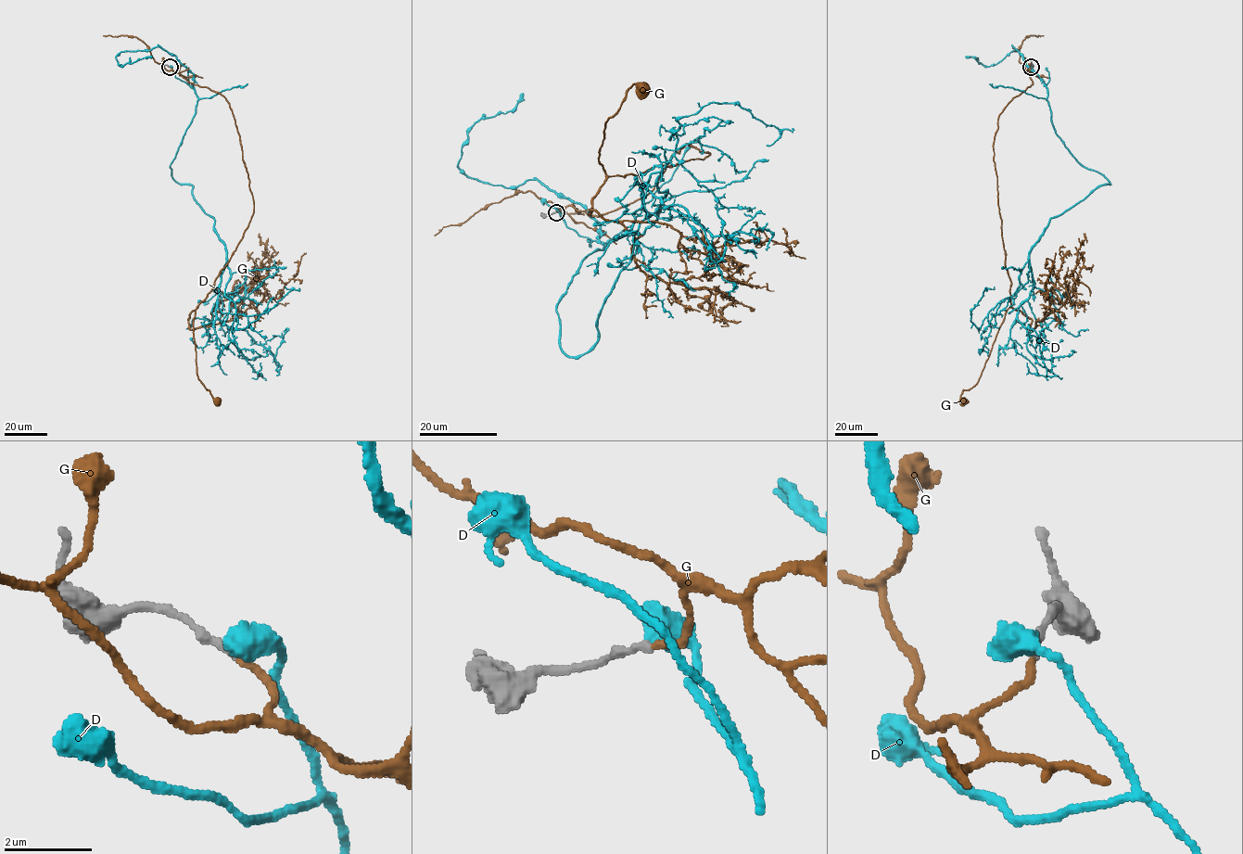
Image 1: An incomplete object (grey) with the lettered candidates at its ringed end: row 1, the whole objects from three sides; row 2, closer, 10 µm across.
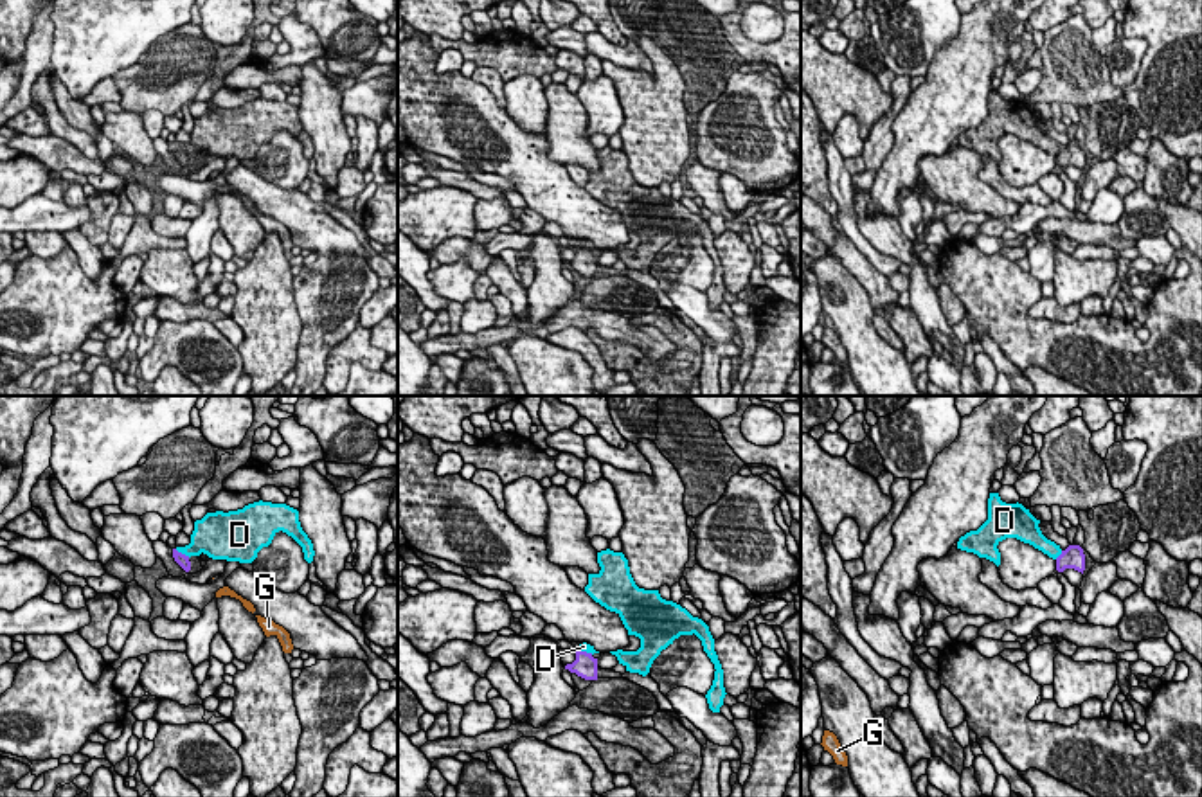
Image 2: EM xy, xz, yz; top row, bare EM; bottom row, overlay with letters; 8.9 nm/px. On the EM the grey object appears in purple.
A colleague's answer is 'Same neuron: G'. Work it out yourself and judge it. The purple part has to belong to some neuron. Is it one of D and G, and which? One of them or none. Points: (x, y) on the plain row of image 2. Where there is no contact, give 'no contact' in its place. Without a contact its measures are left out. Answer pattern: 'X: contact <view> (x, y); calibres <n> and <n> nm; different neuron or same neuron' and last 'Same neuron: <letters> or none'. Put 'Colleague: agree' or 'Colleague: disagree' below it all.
D: contact xy (180, 150); calibres 120 and 240 nm; different neuron
G: no contact; same neuron
Same neuron: G
Colleague: agree

